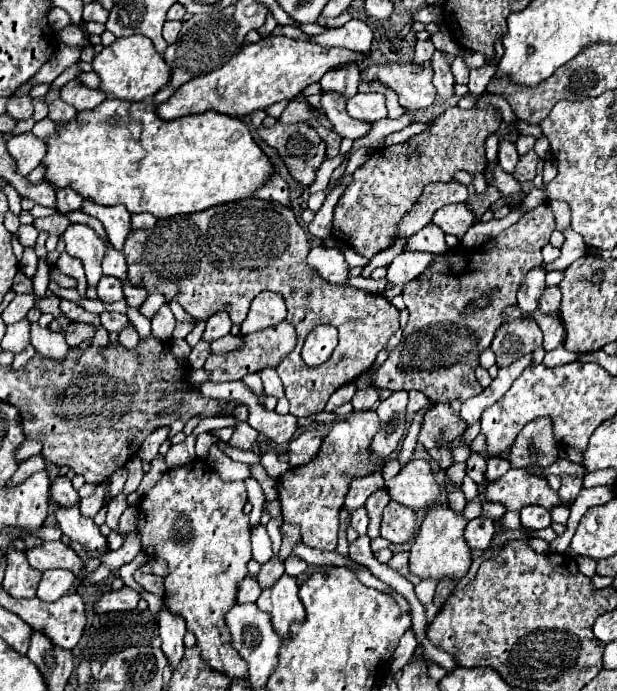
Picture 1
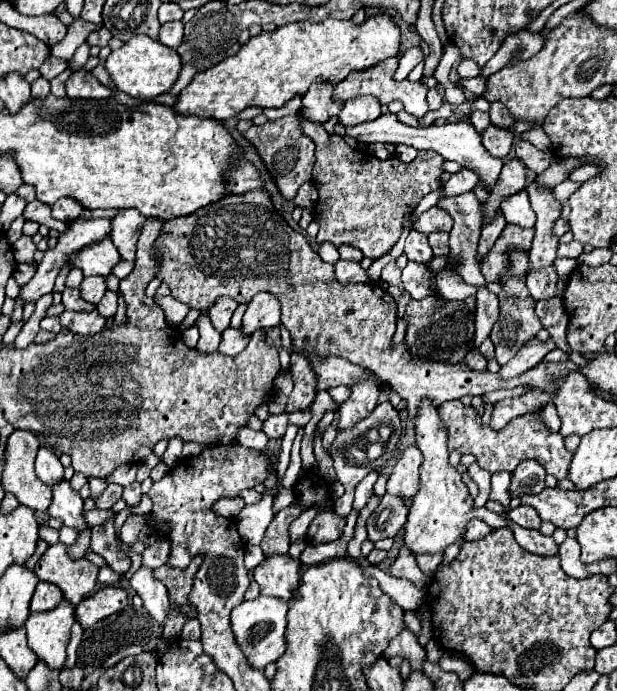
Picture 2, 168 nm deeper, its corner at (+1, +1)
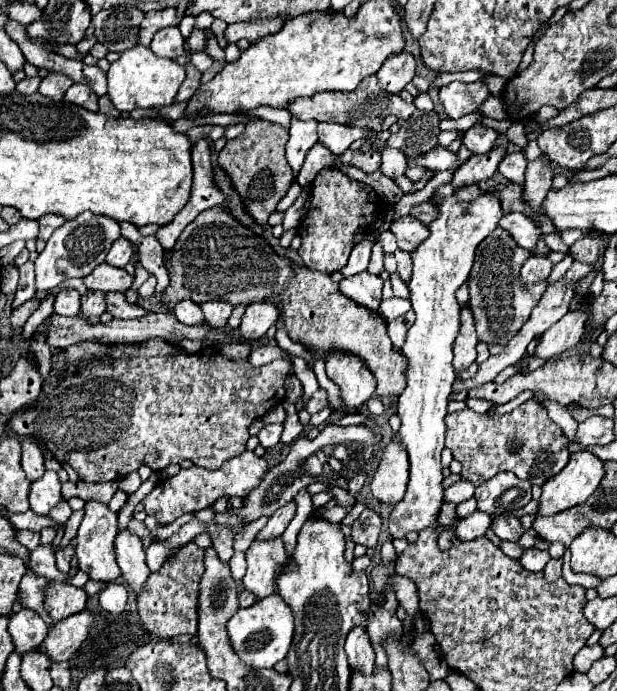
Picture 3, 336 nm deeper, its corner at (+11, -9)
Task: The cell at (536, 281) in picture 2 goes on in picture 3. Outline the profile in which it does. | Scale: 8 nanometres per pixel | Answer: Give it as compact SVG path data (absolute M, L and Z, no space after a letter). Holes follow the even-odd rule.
M531 255L521 269L521 279L523 283L537 283L541 279L547 279L551 273L553 263L545 255Z

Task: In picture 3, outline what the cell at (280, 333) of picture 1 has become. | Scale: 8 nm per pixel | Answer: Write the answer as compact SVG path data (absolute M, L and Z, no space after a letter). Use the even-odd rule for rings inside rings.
M149 339L139 349L117 347L103 355L101 343L79 343L71 345L59 355L51 357L53 367L65 367L67 363L79 363L81 369L73 379L65 379L53 387L55 371L51 381L43 385L49 393L47 399L31 411L15 413L9 421L9 429L19 437L31 437L47 455L69 463L81 481L115 481L141 465L153 471L165 469L169 463L189 459L191 463L217 469L227 459L233 459L245 451L249 439L249 425L261 419L269 409L281 405L285 399L285 379L293 375L293 365L287 359L275 359L263 367L253 367L249 361L231 361L221 355L219 349L203 347L197 353L187 353L163 339Z

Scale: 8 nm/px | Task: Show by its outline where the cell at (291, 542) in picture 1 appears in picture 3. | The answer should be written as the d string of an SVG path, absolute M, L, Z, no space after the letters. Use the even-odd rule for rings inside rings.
M337 505L337 507L333 507L333 509L321 509L321 517L323 519L327 519L327 521L331 521L331 523L341 523L341 519L347 515L351 511L351 507L341 507L341 505Z

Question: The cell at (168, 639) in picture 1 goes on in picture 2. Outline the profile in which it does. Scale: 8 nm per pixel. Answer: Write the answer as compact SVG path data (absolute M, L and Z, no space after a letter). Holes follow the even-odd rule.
M141 567L131 577L129 583L135 589L135 593L143 599L143 607L149 611L149 615L163 627L167 623L167 613L169 613L167 587L153 577L149 567Z

